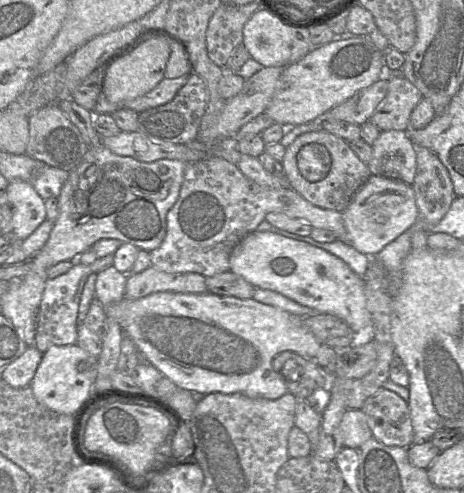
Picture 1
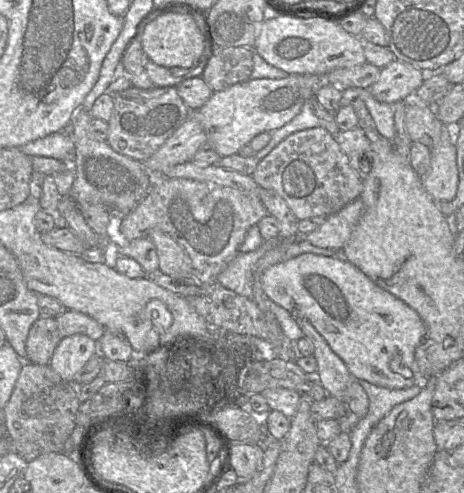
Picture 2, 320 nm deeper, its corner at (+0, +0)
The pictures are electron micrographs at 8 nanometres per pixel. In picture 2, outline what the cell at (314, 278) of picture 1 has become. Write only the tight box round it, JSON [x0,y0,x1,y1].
[261,253,426,389]

